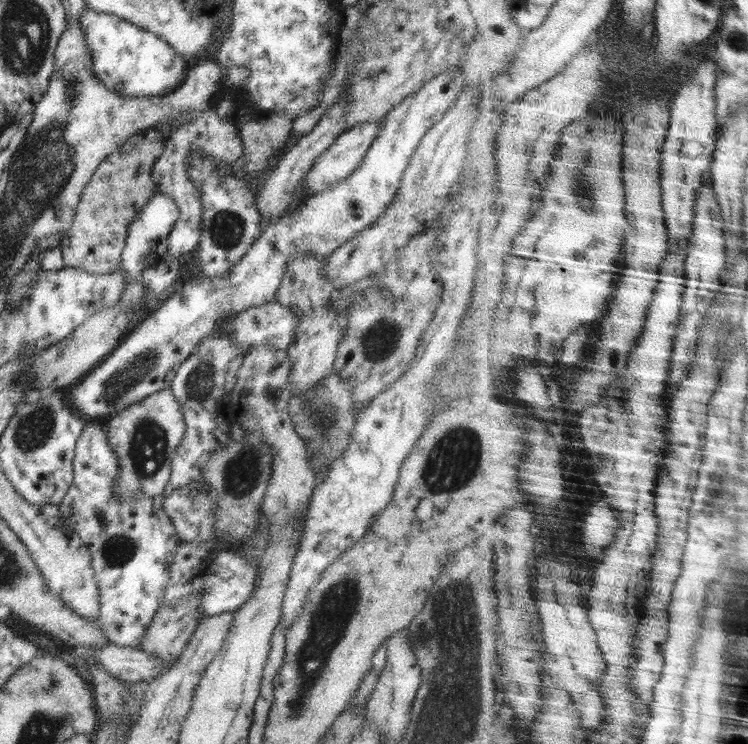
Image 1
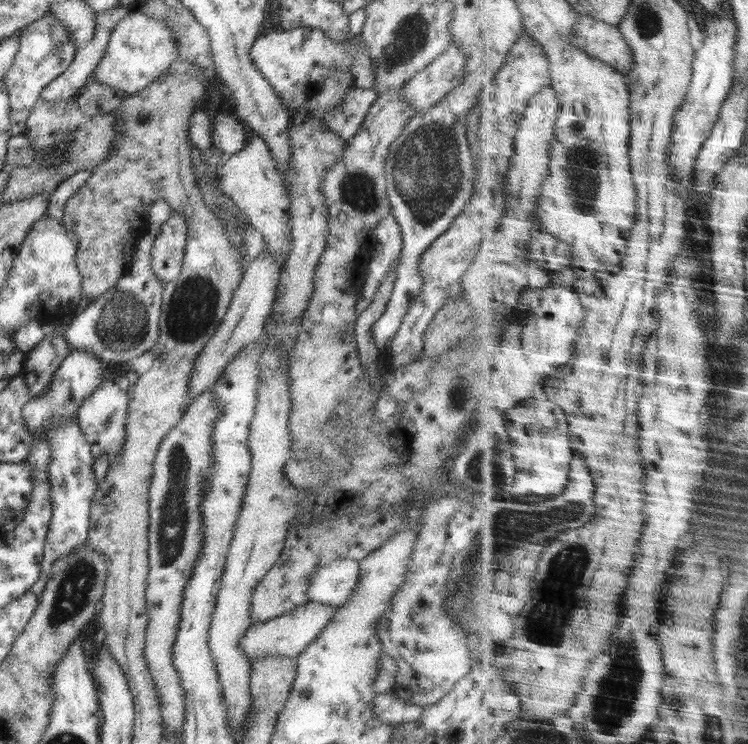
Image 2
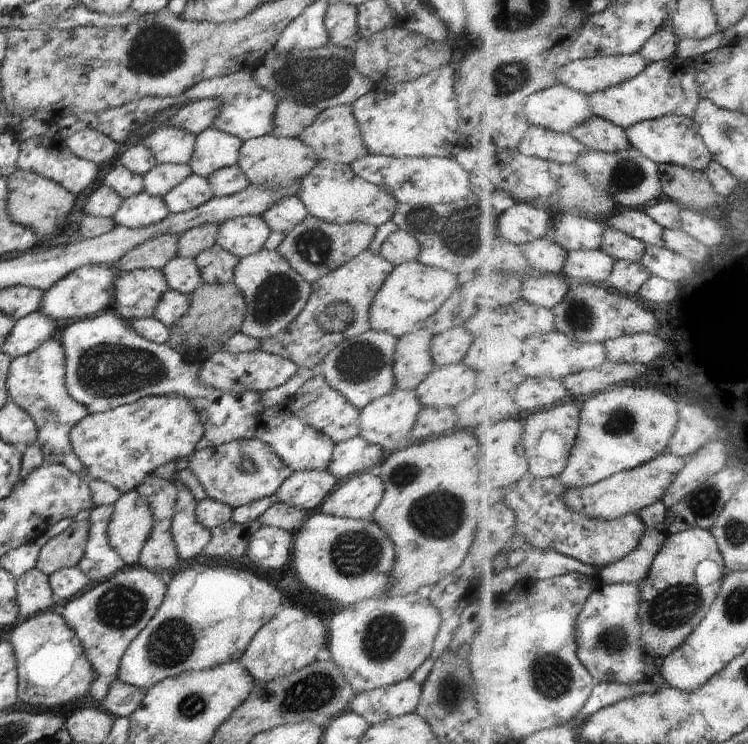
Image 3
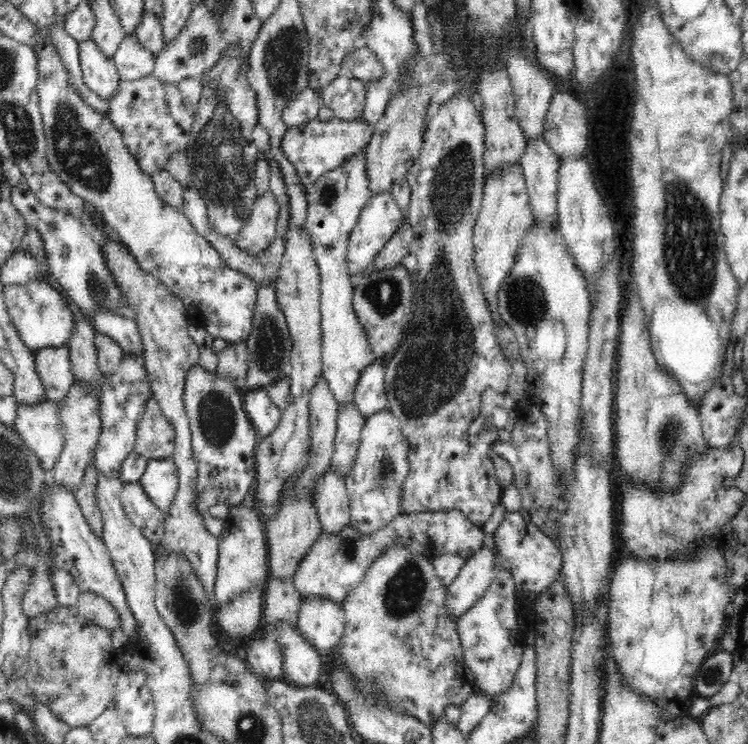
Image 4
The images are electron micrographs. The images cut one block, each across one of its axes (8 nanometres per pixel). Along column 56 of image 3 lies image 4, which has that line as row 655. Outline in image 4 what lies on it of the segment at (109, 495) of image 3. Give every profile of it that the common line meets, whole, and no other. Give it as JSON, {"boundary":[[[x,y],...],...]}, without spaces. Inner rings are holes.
{"boundary":[[[388,546],[374,562],[370,565],[364,580],[346,596],[346,600],[342,603],[345,614],[345,629],[341,638],[337,656],[341,658],[341,662],[346,665],[346,671],[350,675],[354,675],[354,679],[358,680],[358,687],[368,689],[370,693],[380,693],[380,701],[388,701],[388,705],[392,705],[392,709],[396,711],[406,711],[410,717],[416,717],[422,724],[433,726],[436,720],[443,716],[444,708],[448,704],[462,706],[469,699],[475,697],[474,690],[474,673],[466,666],[464,662],[464,653],[461,646],[461,640],[457,631],[457,622],[452,615],[448,615],[448,607],[446,607],[447,588],[443,586],[442,580],[437,575],[433,561],[426,558],[424,554],[418,554],[404,548],[403,546]]]}

